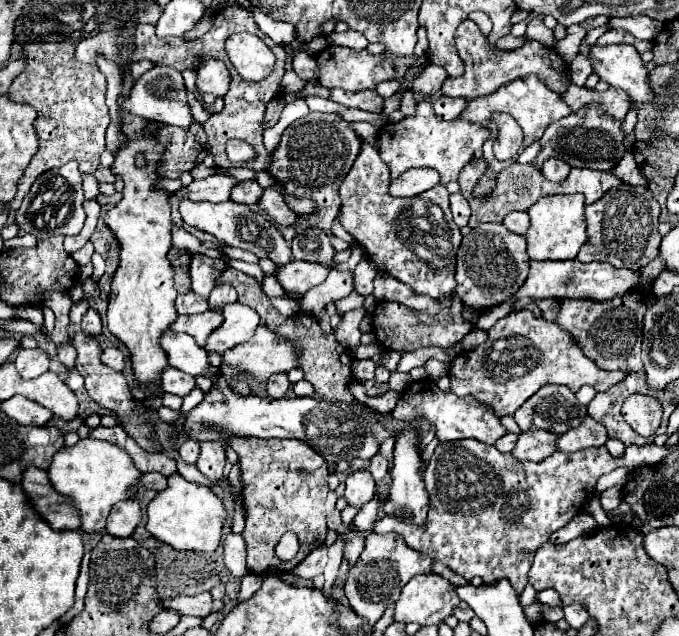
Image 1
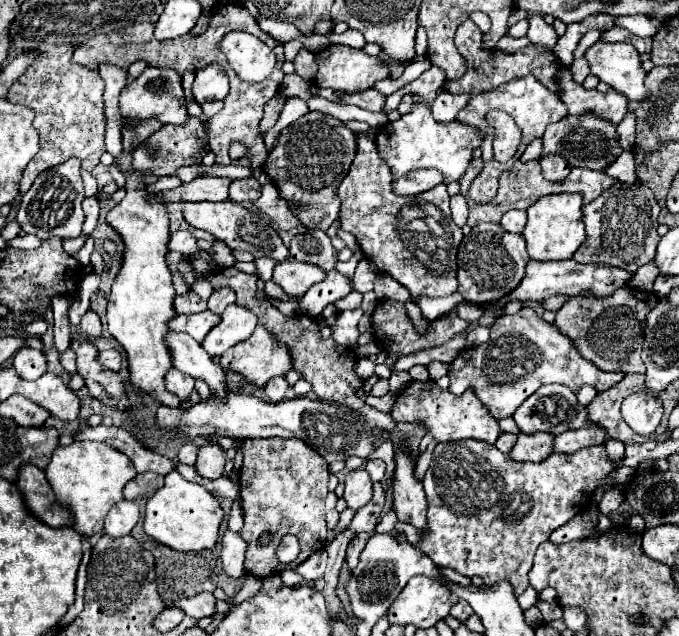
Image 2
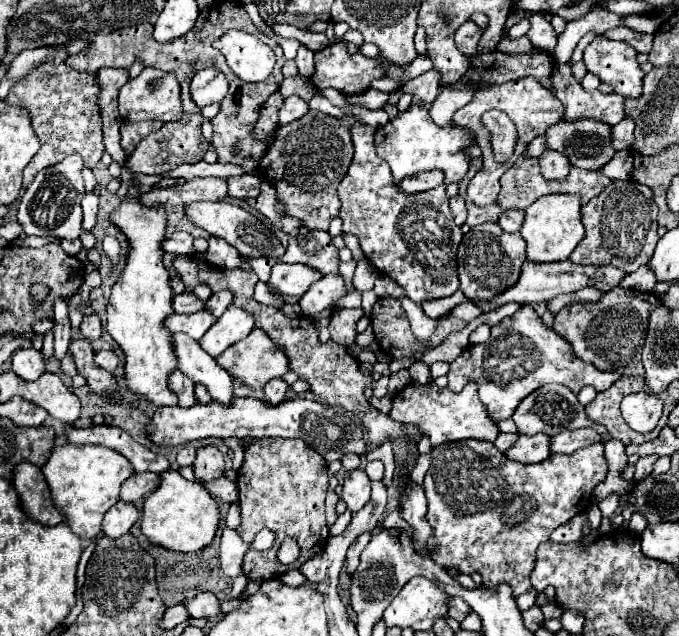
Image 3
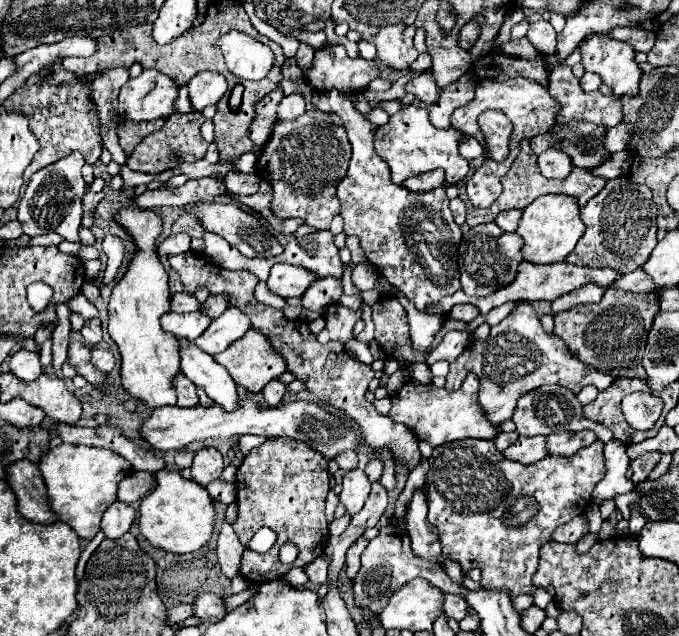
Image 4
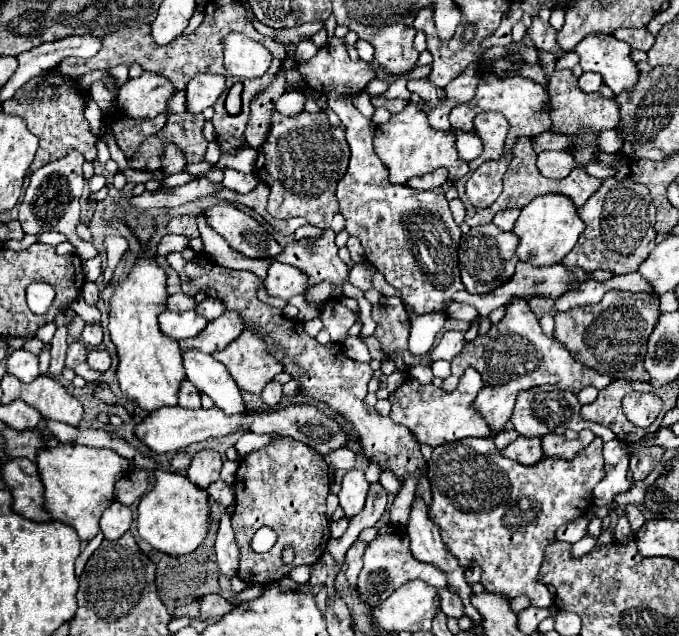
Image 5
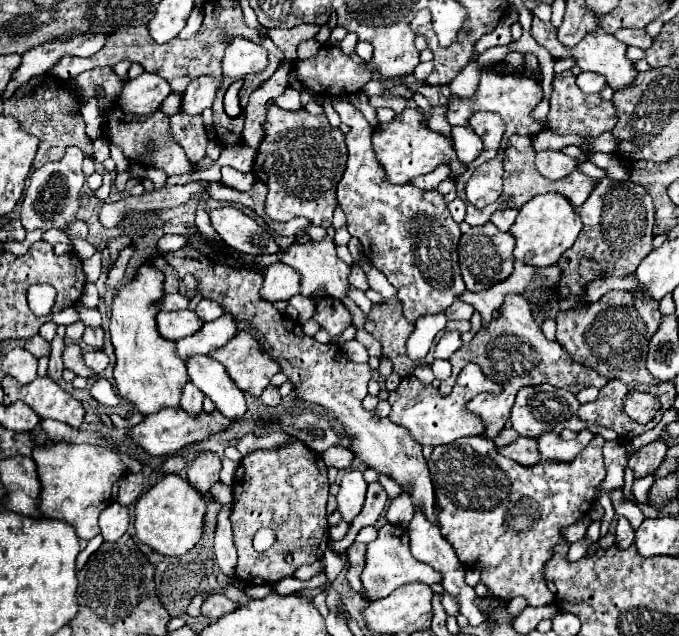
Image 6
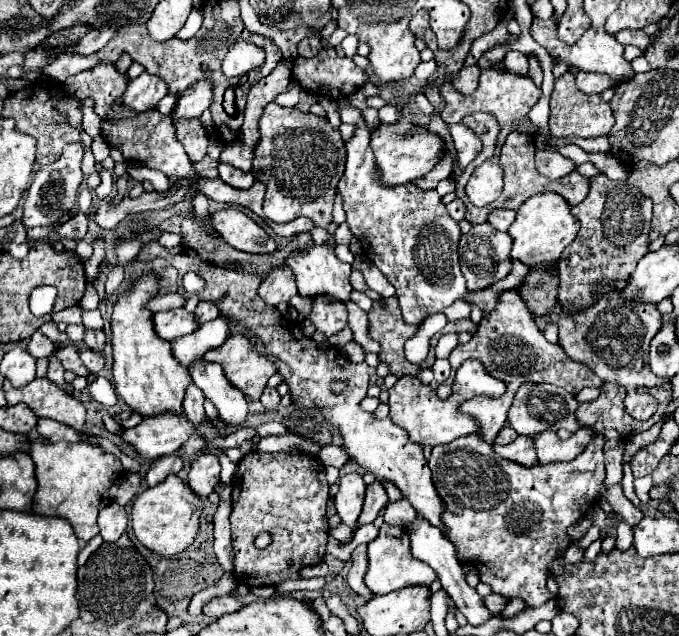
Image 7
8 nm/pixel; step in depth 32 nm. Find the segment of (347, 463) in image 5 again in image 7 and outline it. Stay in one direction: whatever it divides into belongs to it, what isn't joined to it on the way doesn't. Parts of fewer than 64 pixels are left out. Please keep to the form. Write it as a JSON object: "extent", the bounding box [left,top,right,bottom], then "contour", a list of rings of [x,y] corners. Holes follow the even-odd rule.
{"extent":[317,445,350,469],"contour":[[[327,445],[322,447],[317,456],[325,467],[333,466],[339,469],[350,460],[350,457],[346,454],[345,450],[336,445]]]}

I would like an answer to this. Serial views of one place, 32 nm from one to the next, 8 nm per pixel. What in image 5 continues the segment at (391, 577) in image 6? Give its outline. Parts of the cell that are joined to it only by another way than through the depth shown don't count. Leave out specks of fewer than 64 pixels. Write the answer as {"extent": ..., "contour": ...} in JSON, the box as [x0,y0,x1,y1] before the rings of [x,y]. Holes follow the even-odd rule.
{"extent":[358,524,446,606],"contour":[[[396,524],[382,526],[378,530],[378,536],[366,546],[366,552],[364,552],[364,568],[360,570],[360,576],[358,576],[360,598],[366,604],[376,606],[382,600],[386,600],[396,588],[400,588],[406,582],[412,582],[412,580],[424,580],[430,586],[446,588],[446,584],[444,584],[446,578],[438,568],[424,564],[412,556],[410,544],[408,544],[408,534],[406,534],[404,526],[396,526]]]}

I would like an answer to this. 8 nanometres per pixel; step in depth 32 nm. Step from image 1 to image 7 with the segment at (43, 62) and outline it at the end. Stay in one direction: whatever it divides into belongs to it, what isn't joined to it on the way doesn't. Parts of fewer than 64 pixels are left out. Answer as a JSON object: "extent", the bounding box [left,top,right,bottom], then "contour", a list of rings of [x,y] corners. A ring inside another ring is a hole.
{"extent":[2,78,80,166],"contour":[[[38,78],[34,82],[30,82],[26,88],[10,94],[6,100],[4,100],[4,110],[2,110],[2,116],[4,118],[12,118],[16,122],[16,130],[18,132],[24,132],[24,134],[30,134],[32,138],[36,138],[36,162],[40,166],[46,166],[46,164],[52,164],[60,158],[62,154],[62,148],[70,142],[78,142],[80,144],[80,130],[78,128],[72,128],[64,116],[60,116],[54,106],[52,106],[52,100],[50,100],[50,90],[54,90],[56,84],[54,82],[48,82],[44,78]]]}

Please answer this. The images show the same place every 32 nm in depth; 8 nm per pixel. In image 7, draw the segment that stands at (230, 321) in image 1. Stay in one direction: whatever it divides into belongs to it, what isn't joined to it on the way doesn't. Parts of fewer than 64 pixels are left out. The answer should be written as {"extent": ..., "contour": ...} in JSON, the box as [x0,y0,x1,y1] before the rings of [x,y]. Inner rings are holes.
{"extent":[172,318,230,368],"contour":[[[216,318],[196,328],[196,332],[192,334],[172,340],[172,354],[176,356],[176,360],[180,360],[180,364],[184,364],[184,368],[190,368],[194,360],[202,358],[214,346],[220,346],[228,336],[230,324],[224,318]]]}

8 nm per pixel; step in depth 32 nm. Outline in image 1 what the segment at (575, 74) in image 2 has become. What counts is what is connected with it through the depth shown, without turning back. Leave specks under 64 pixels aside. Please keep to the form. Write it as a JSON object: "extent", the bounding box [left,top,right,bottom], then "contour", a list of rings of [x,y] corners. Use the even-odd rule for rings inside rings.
{"extent":[570,46,592,86],"contour":[[[580,46],[580,56],[576,56],[570,64],[570,78],[574,84],[578,86],[584,86],[586,78],[592,74],[592,66],[590,66],[590,60],[588,60],[588,52],[590,52],[590,46]]]}

